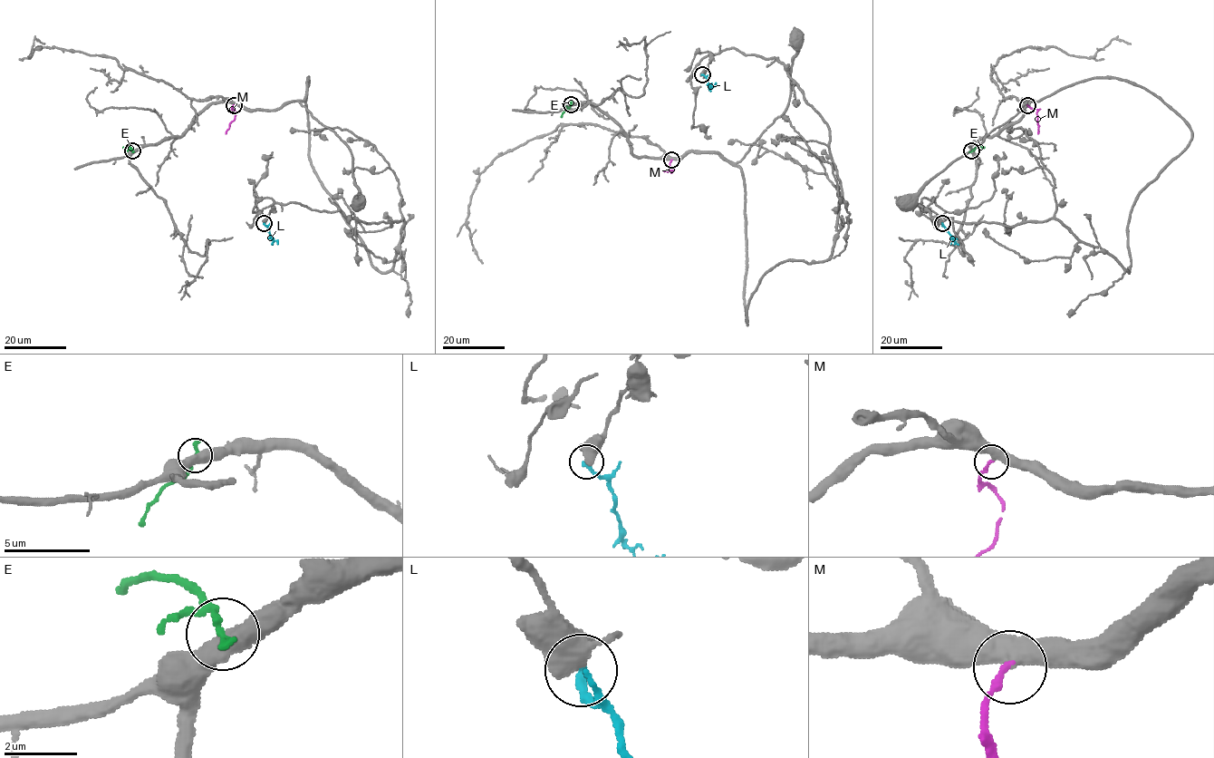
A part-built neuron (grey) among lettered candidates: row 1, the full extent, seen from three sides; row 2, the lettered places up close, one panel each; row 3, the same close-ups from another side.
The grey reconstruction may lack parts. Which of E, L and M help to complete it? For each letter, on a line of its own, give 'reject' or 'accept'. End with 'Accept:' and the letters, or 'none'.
E: reject
L: reject
M: accept
Accept: M

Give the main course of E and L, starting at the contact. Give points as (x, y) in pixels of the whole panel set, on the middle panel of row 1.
E: (571, 104), (561, 117)
L: (701, 74), (708, 86), (716, 82)

